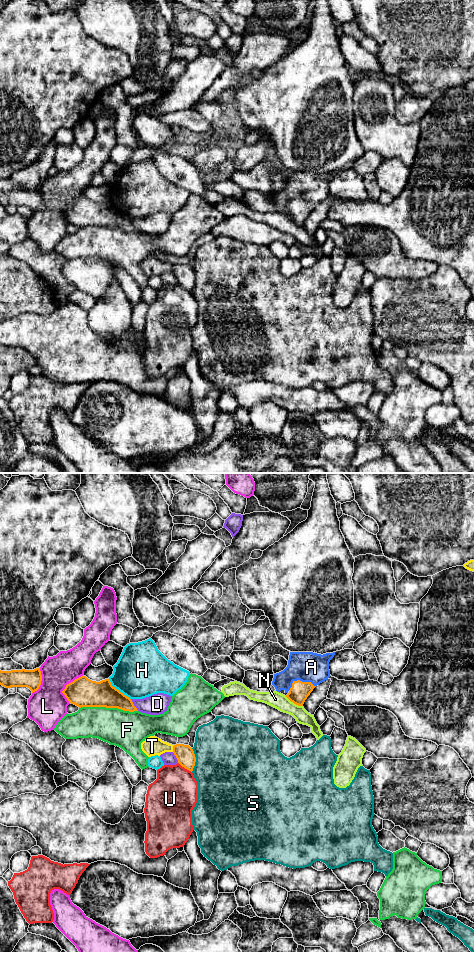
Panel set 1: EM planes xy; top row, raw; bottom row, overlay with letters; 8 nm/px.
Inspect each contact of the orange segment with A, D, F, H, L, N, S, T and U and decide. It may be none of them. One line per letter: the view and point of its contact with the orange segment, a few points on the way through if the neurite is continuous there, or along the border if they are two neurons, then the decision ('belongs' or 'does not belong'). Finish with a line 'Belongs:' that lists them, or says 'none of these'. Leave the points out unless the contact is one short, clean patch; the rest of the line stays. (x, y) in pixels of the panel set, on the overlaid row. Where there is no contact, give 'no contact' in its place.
A: xy (300, 681) | across xy (298, 693), (300, 681), (311, 667) | belongs
D: xy (133, 705) | does not belong
F: xy (108, 707) | does not belong
H: xy (117, 689) | does not belong
L: xy (66, 686) | does not belong
N: xy (294, 703) | does not belong
S: xy (195, 760) | does not belong
T: xy (173, 748) | along xy (174, 745), (172, 751) | does not belong
U: xy (185, 768) | does not belong
Belongs: A

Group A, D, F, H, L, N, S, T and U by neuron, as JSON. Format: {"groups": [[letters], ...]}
{"groups": [["A"], ["D"], ["F"], ["H"], ["L"], ["N"], ["S"], ["T"], ["U"]]}

